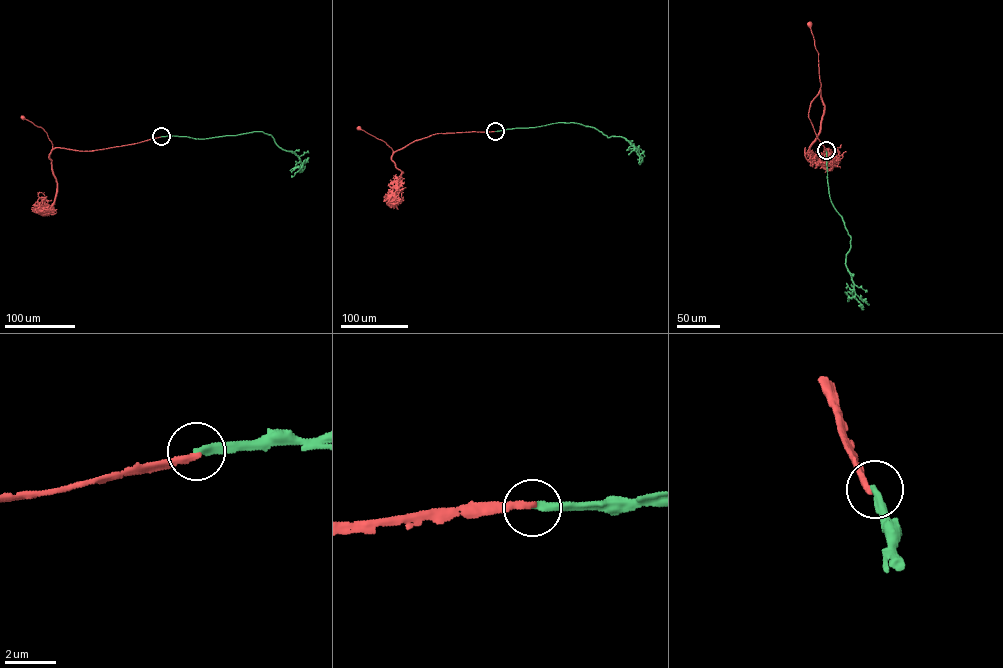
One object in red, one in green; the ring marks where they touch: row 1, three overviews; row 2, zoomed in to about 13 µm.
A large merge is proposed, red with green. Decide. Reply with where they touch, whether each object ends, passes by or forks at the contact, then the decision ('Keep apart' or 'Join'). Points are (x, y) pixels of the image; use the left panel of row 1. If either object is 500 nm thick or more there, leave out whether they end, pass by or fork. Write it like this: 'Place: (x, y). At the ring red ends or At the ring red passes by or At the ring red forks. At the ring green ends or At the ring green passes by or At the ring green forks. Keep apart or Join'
Place: (161, 136). At the ring red ends. At the ring green ends. Keep apart

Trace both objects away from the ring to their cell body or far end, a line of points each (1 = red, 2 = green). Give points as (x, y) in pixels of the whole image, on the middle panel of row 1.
1: (495, 131), (437, 133), (393, 152), (385, 142), (359, 128)
2: (495, 131), (578, 123), (595, 128), (607, 138), (623, 137), (638, 150), (630, 146), (627, 150)

